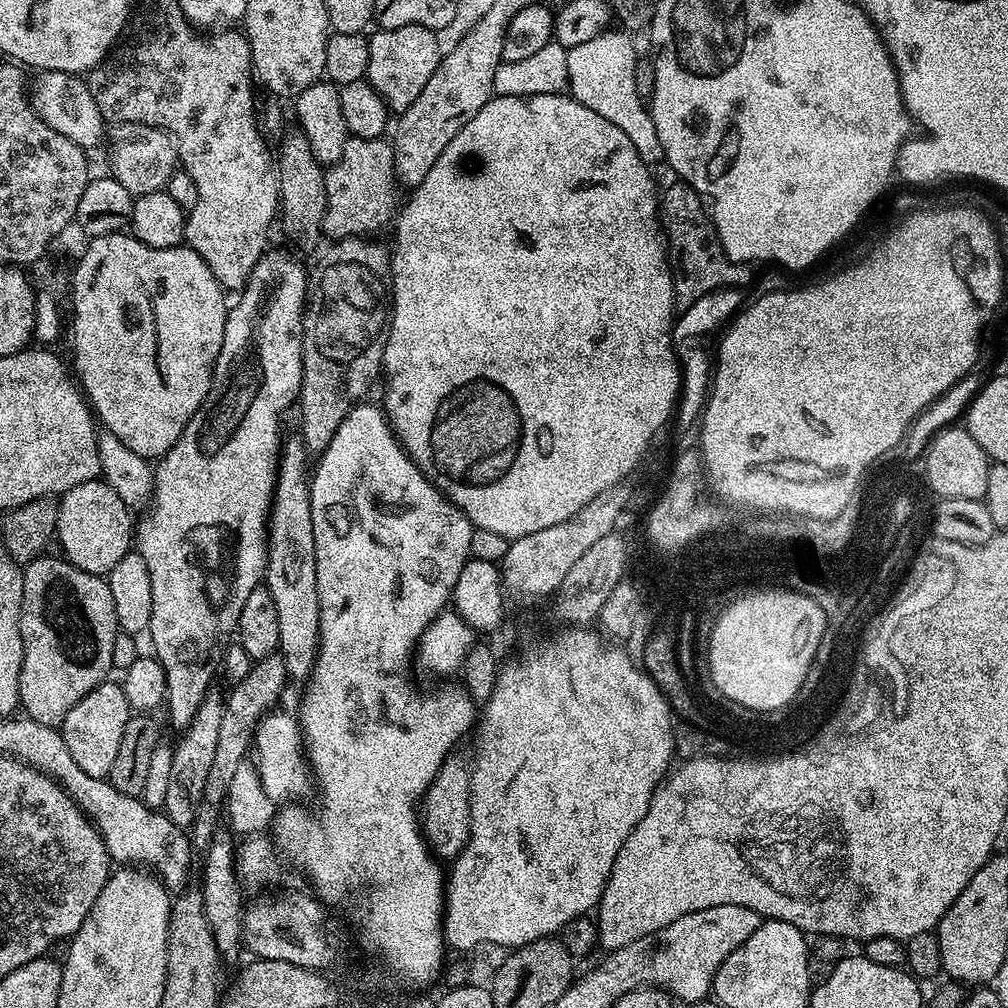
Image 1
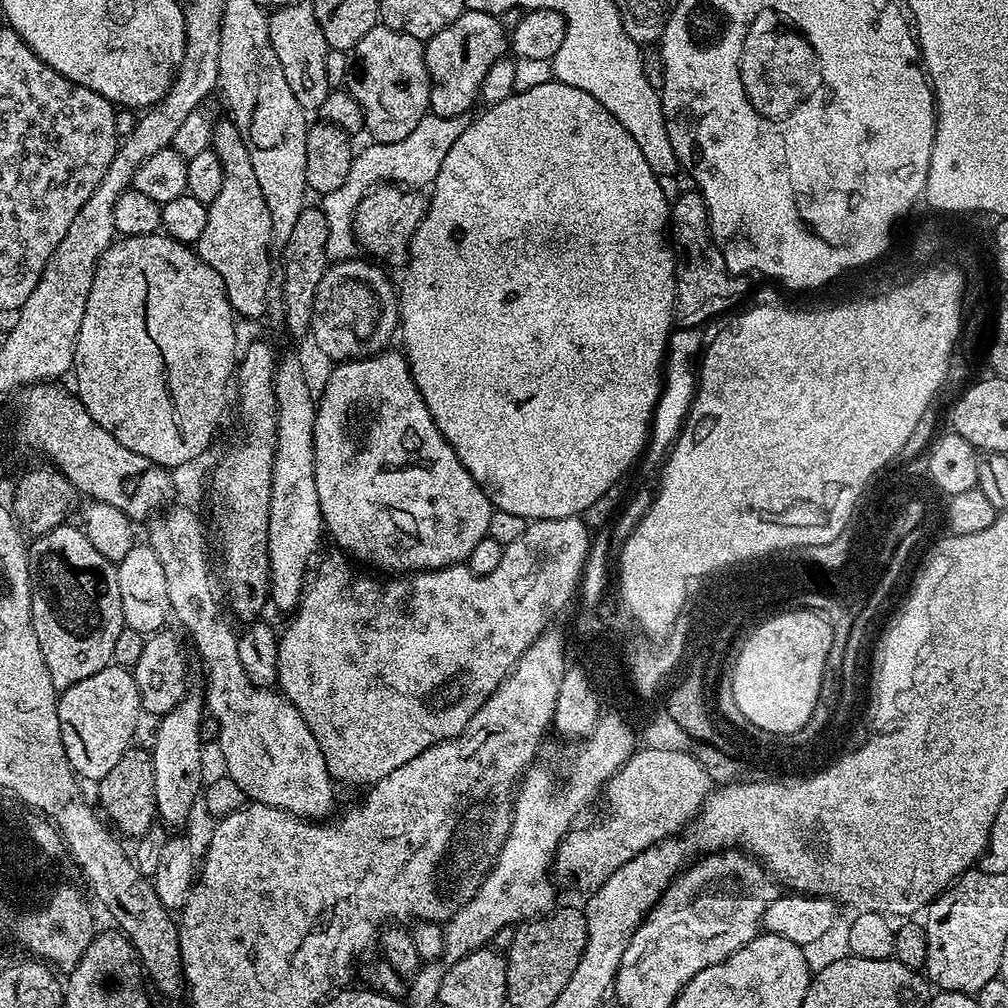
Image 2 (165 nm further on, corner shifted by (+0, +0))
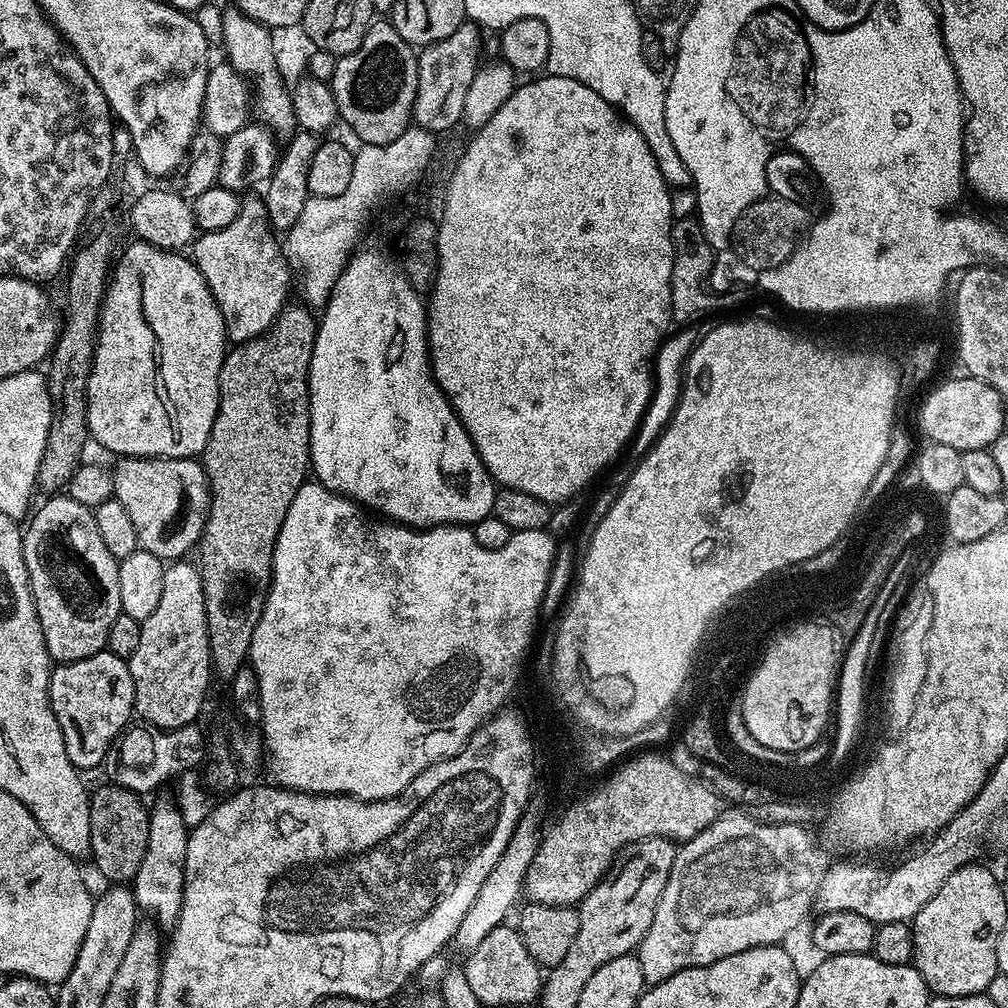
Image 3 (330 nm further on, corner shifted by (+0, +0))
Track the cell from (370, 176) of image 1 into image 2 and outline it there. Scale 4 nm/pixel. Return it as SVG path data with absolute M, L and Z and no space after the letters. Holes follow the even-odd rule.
M382 183L373 187L367 195L361 198L355 210L355 220L352 232L356 236L356 243L364 248L373 261L387 266L389 269L403 269L408 262L408 251L412 245L414 234L428 213L428 200L420 197L416 190L409 190L395 183Z

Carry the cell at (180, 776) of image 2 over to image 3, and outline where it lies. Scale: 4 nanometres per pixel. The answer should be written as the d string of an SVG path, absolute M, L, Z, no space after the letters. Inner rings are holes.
M175 803L160 804L151 809L148 817L148 837L146 838L146 858L138 866L134 881L137 909L153 916L165 930L176 927L176 919L182 910L184 897L184 871L186 870L186 846L190 826L182 818Z

